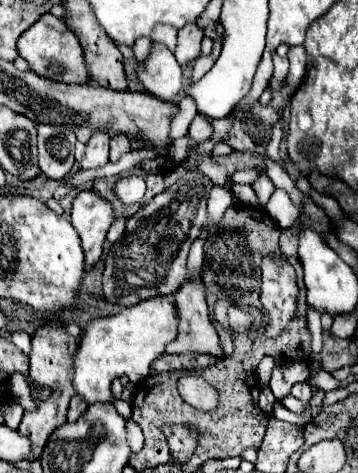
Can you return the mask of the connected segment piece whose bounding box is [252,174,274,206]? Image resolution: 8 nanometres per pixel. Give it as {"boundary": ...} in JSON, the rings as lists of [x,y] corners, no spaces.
{"boundary":[[[260,174],[260,178],[254,182],[253,190],[258,192],[258,198],[262,200],[262,206],[265,206],[270,196],[274,192],[274,184],[270,182],[270,178],[266,174]]]}

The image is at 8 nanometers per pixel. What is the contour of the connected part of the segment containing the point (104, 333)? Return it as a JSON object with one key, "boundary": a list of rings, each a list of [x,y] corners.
{"boundary":[[[164,296],[142,300],[122,312],[86,322],[78,348],[74,352],[74,388],[86,404],[110,402],[112,380],[128,376],[134,384],[150,374],[150,364],[164,352],[164,346],[176,338],[176,308]]]}

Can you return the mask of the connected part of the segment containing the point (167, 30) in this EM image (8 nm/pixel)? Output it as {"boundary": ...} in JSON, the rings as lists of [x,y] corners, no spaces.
{"boundary":[[[156,26],[150,38],[152,38],[154,42],[164,44],[170,52],[176,50],[176,30],[174,30],[172,26]]]}

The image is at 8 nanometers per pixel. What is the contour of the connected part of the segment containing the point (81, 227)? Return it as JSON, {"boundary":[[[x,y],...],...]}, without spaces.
{"boundary":[[[82,190],[74,204],[70,222],[78,230],[82,248],[86,254],[86,270],[90,270],[102,254],[102,244],[106,240],[108,228],[114,224],[116,212],[108,200],[96,196],[92,190]]]}

